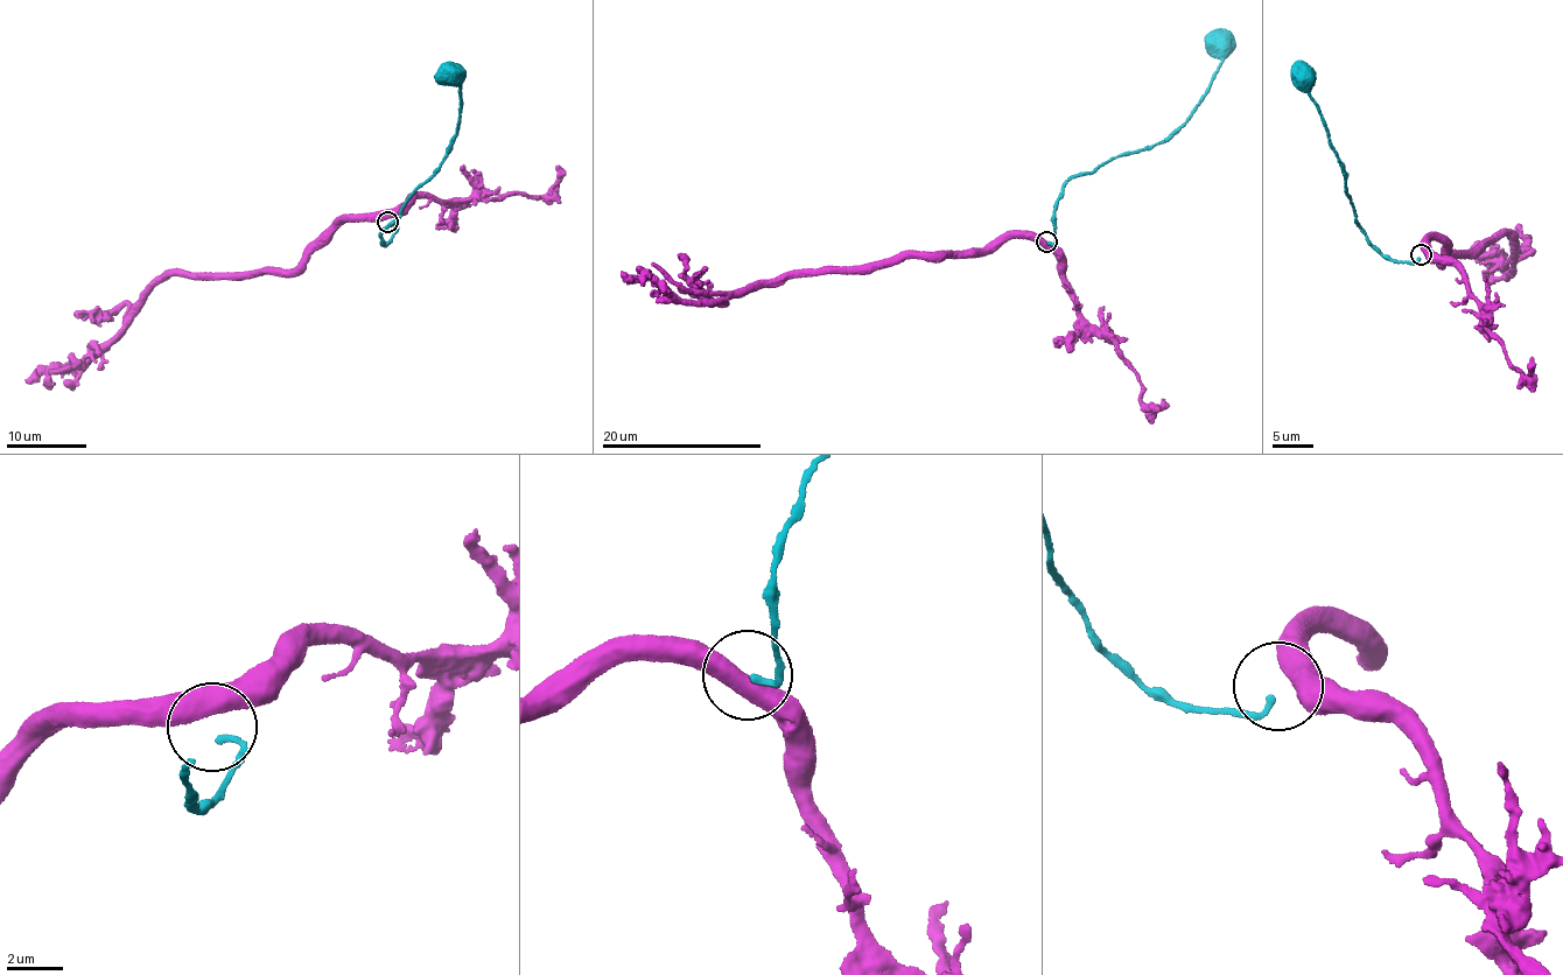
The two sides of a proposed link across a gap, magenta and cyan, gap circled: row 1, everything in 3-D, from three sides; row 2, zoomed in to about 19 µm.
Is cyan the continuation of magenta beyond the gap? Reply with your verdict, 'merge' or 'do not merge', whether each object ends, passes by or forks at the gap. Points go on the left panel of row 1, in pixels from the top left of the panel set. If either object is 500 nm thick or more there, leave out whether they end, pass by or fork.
do not merge

